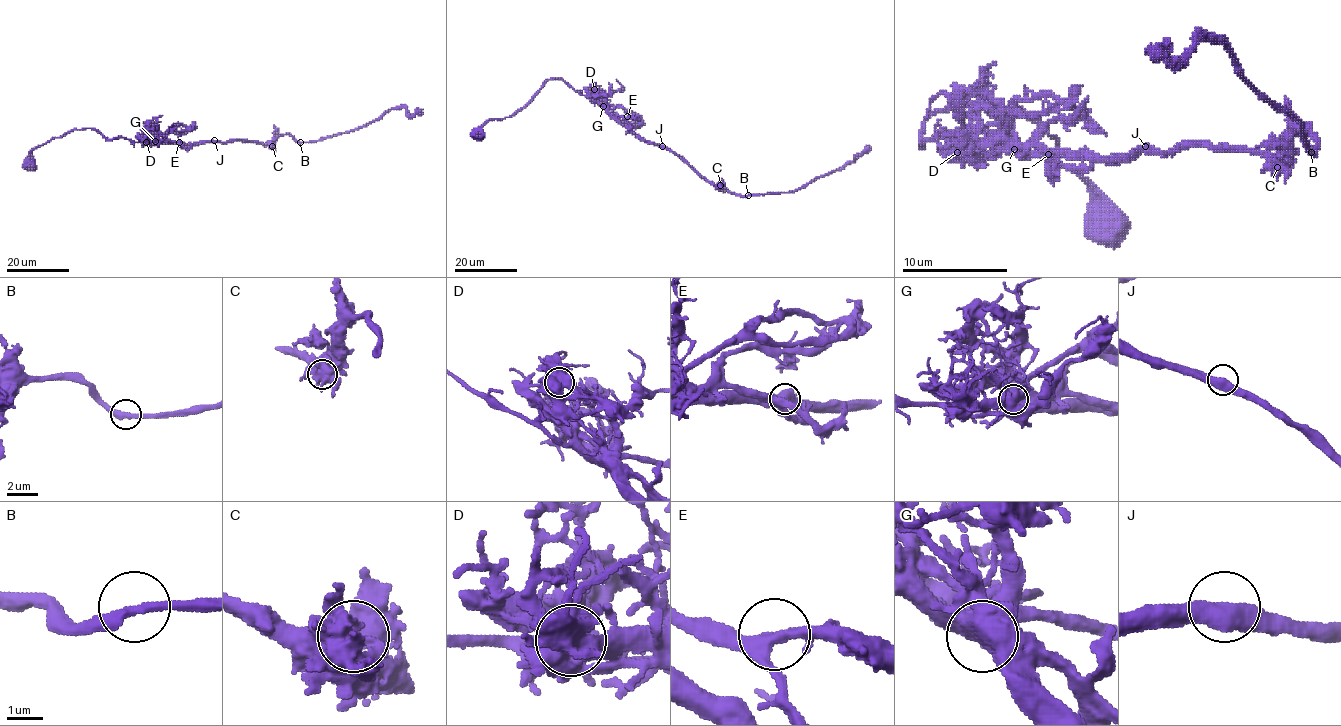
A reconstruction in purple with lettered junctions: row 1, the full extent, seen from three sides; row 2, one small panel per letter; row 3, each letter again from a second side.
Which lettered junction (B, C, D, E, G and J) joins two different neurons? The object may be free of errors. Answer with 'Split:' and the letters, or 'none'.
Split: none

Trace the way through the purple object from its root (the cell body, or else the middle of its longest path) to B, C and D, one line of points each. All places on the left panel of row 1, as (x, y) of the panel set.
B: (213, 142), (250, 140), (268, 143), (283, 135), (290, 135), (300, 142)
C: (213, 142), (250, 140), (272, 146)
D: (213, 142), (146, 142)

